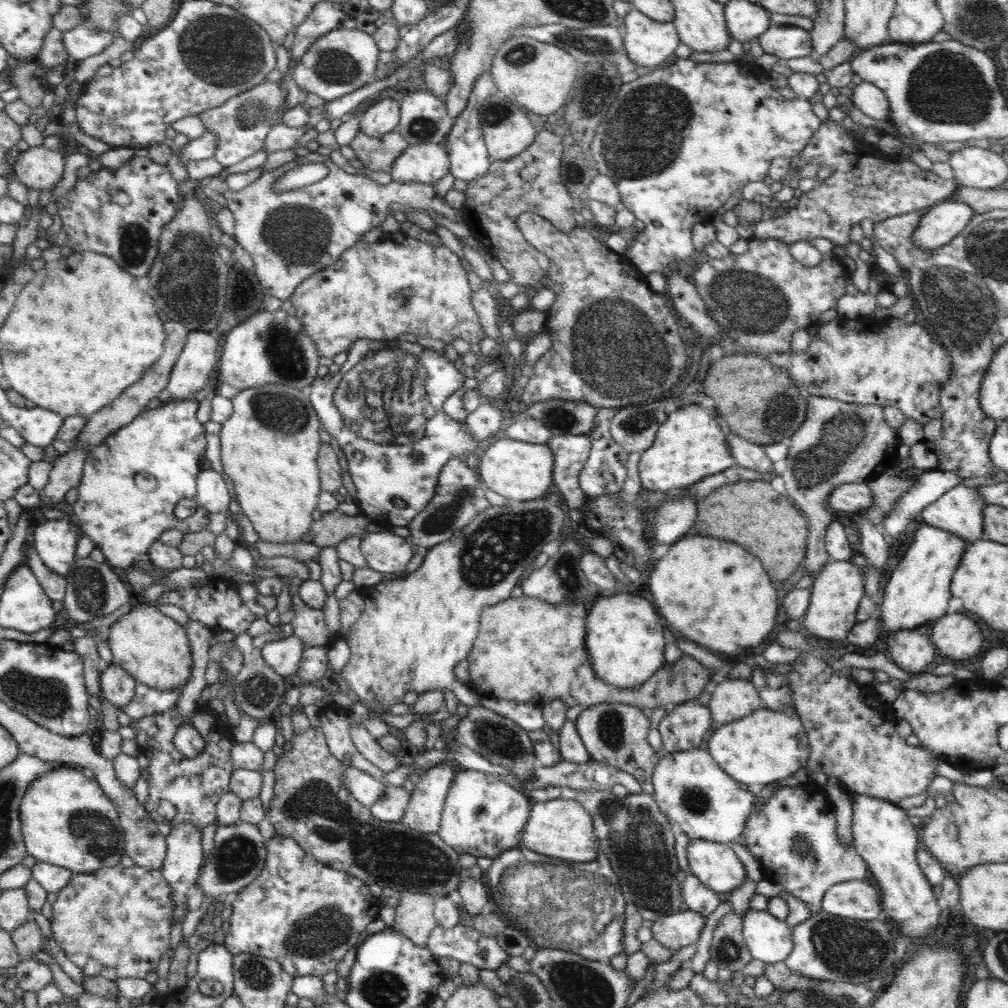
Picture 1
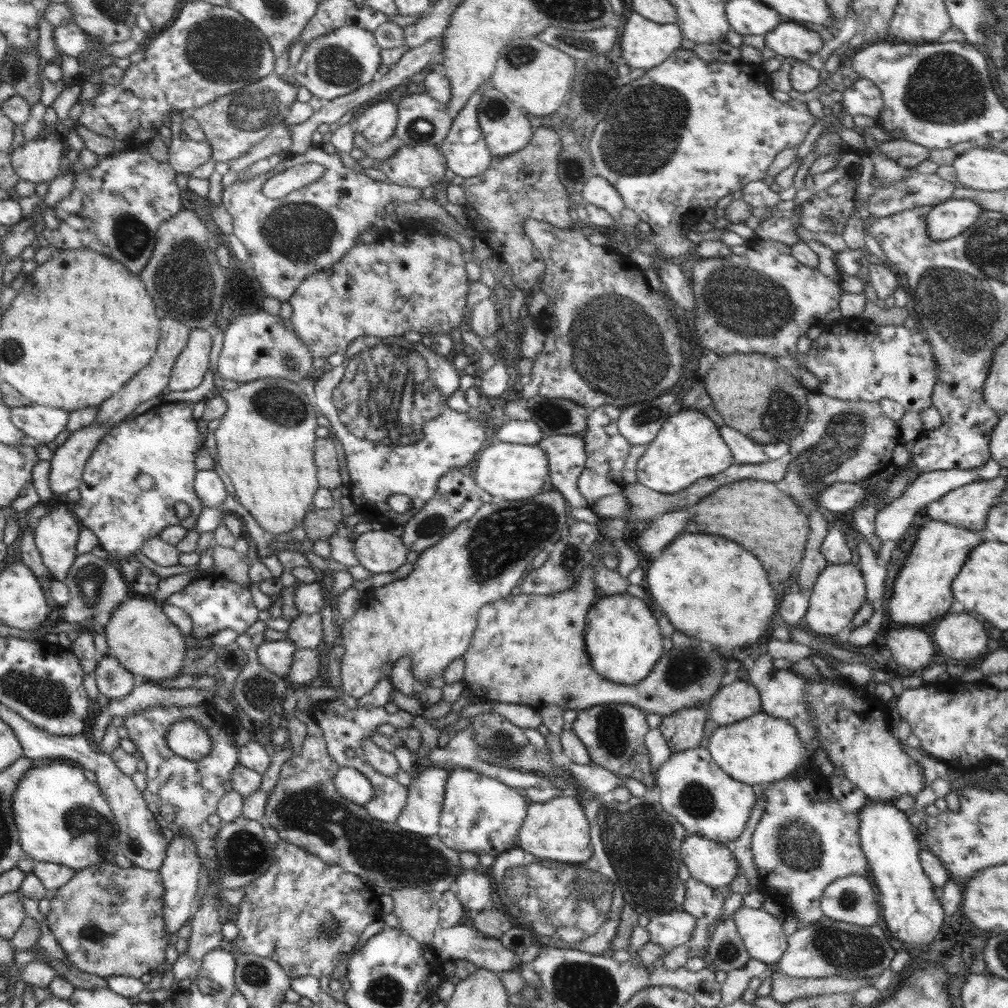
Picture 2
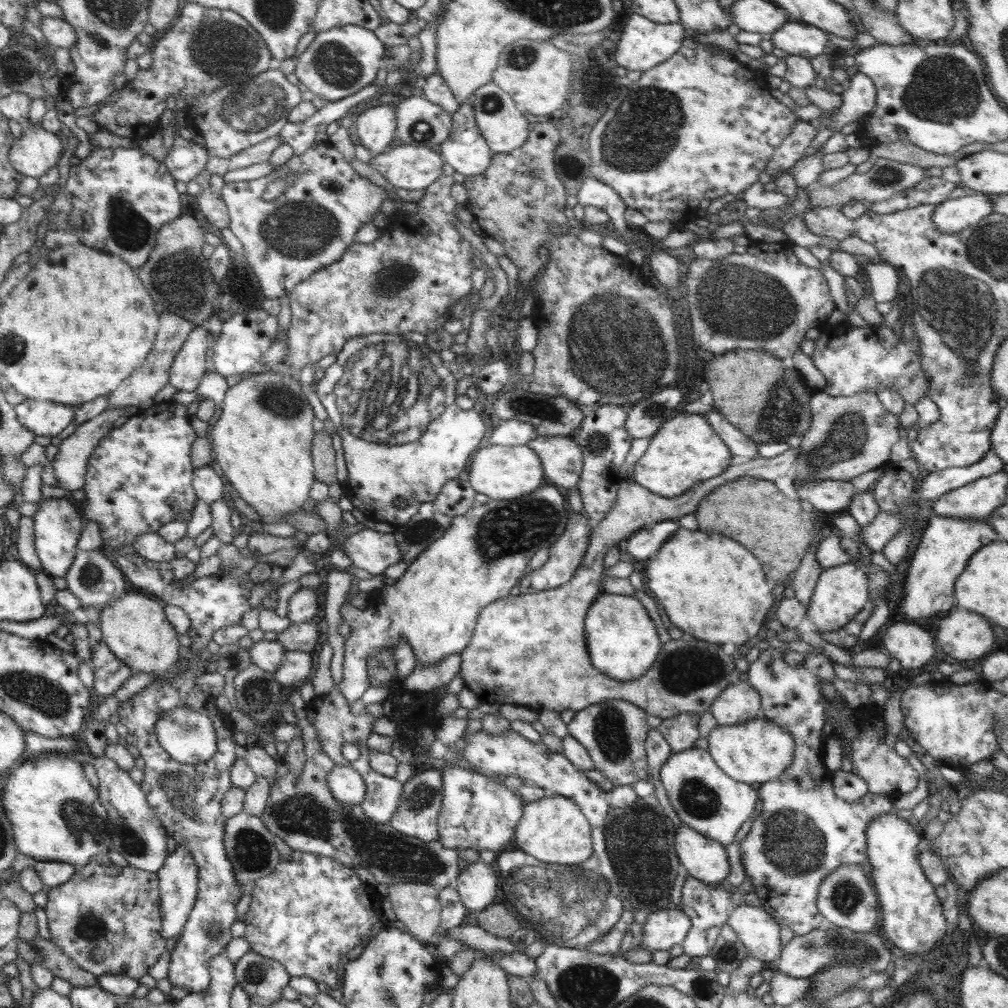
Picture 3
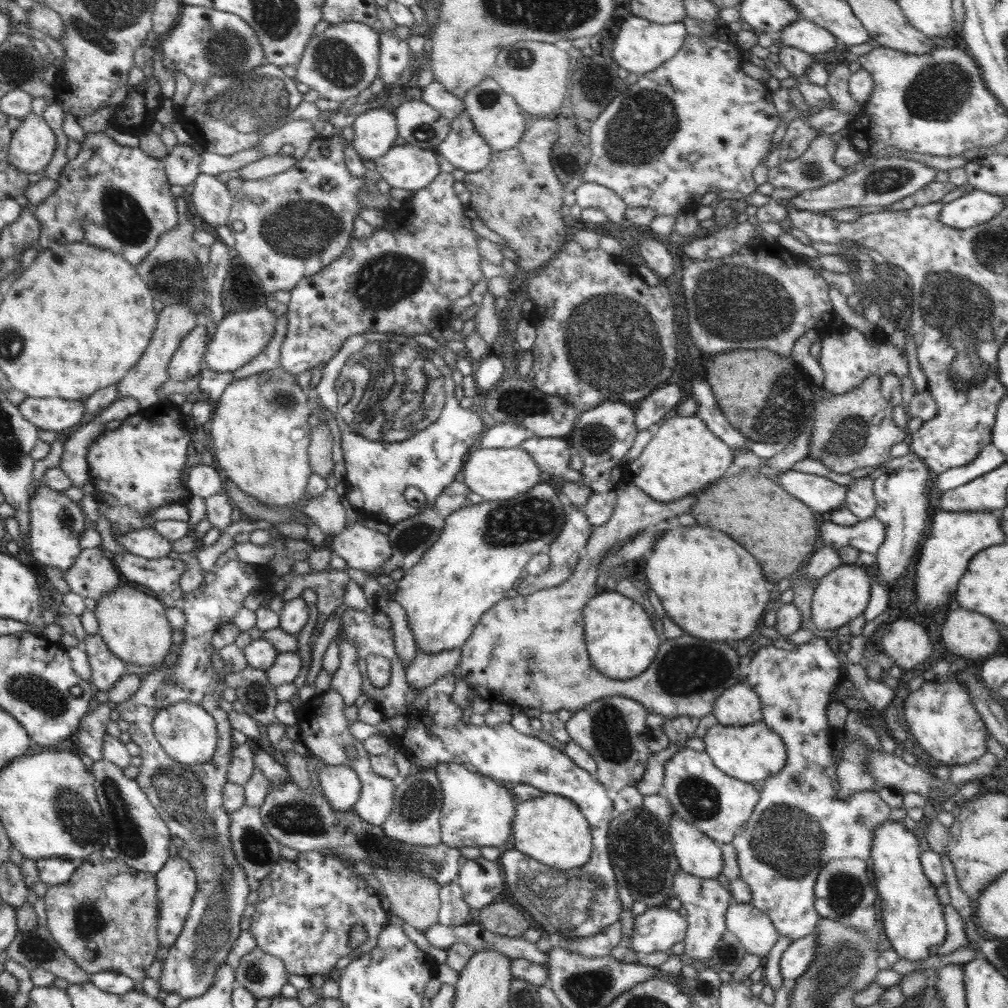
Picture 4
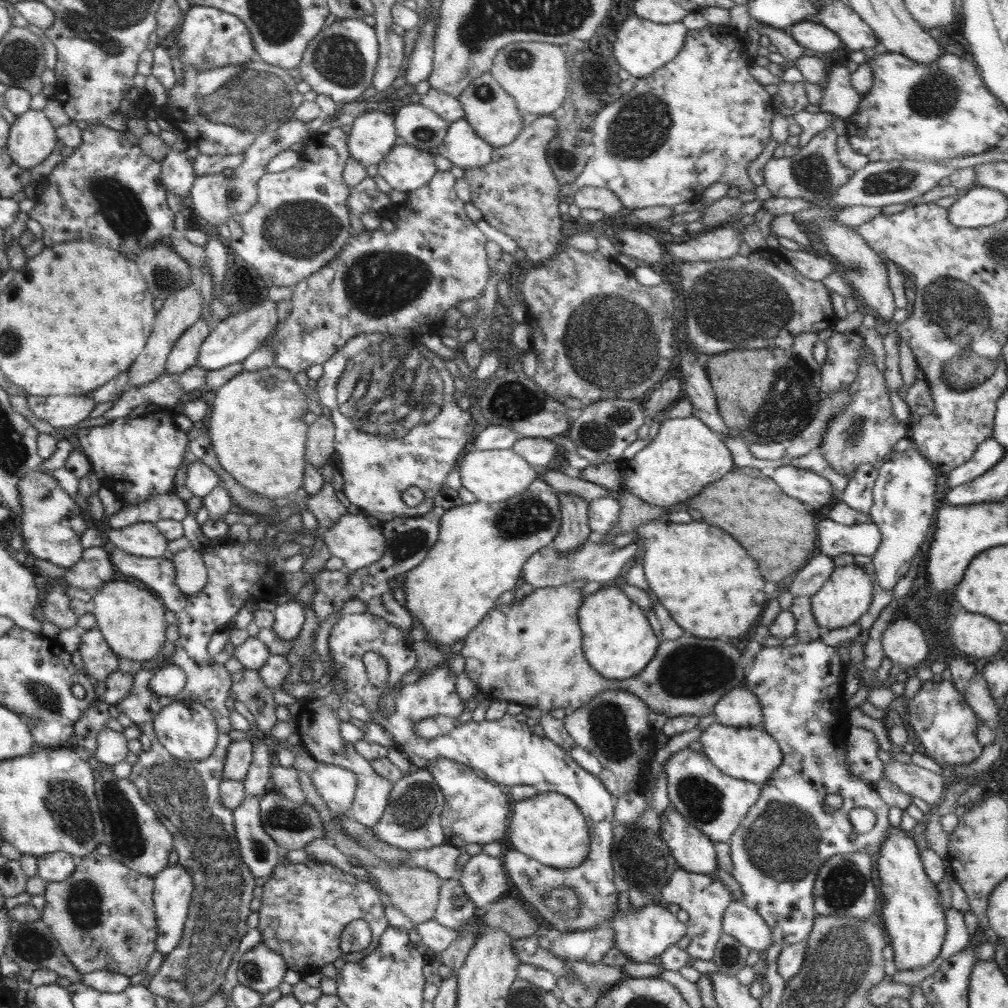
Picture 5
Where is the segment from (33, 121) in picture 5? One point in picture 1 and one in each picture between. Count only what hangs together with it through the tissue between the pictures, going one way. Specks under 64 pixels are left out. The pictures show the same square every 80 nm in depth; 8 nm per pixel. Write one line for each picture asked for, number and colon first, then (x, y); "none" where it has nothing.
1: (39, 167)
2: (37, 160)
3: (33, 154)
4: (32, 144)

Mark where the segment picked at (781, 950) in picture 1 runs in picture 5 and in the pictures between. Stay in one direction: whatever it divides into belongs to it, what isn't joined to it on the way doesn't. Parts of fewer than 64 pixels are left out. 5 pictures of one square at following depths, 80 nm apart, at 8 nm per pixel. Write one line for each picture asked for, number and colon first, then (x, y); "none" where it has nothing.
2: (763, 936)
3: (760, 934)
4: (754, 930)
5: (740, 921)

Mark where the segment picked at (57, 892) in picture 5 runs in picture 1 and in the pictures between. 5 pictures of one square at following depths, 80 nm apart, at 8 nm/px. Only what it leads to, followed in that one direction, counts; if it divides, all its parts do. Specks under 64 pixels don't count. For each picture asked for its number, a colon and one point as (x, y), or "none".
1: (114, 924)
2: (109, 921)
3: (107, 918)
4: (105, 917)

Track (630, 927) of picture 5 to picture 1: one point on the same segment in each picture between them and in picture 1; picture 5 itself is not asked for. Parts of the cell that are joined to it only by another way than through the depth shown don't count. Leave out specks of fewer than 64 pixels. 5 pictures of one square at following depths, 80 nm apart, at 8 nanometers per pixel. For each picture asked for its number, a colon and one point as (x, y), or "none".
1: (675, 931)
2: (669, 930)
3: (663, 928)
4: (658, 929)

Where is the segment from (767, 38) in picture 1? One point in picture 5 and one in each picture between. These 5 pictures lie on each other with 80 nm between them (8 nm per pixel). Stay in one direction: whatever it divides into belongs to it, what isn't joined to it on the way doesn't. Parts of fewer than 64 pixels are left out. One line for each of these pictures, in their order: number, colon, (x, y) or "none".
2: (792, 40)
3: (796, 37)
4: (803, 35)
5: (808, 34)

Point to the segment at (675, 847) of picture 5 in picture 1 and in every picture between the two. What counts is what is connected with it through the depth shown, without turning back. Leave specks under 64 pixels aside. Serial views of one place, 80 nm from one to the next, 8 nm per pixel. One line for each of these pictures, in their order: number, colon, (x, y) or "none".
1: (714, 864)
2: (714, 864)
3: (702, 858)
4: (698, 855)

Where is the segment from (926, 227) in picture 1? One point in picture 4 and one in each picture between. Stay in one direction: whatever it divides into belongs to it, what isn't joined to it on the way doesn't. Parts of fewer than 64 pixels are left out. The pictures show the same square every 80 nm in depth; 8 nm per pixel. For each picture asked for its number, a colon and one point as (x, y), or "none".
2: (946, 220)
3: (954, 215)
4: (974, 207)

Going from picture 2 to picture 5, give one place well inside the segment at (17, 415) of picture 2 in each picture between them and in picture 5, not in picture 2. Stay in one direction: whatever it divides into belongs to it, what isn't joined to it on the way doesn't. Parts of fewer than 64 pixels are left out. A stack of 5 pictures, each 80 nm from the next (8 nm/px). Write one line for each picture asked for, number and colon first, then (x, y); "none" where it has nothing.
3: (49, 419)
4: (48, 414)
5: (64, 412)

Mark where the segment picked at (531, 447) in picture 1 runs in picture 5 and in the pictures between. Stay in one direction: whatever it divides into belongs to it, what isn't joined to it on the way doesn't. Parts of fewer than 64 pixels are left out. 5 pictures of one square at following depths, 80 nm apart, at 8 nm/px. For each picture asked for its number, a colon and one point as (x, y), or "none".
2: (513, 472)
3: (500, 472)
4: (499, 474)
5: (491, 475)

